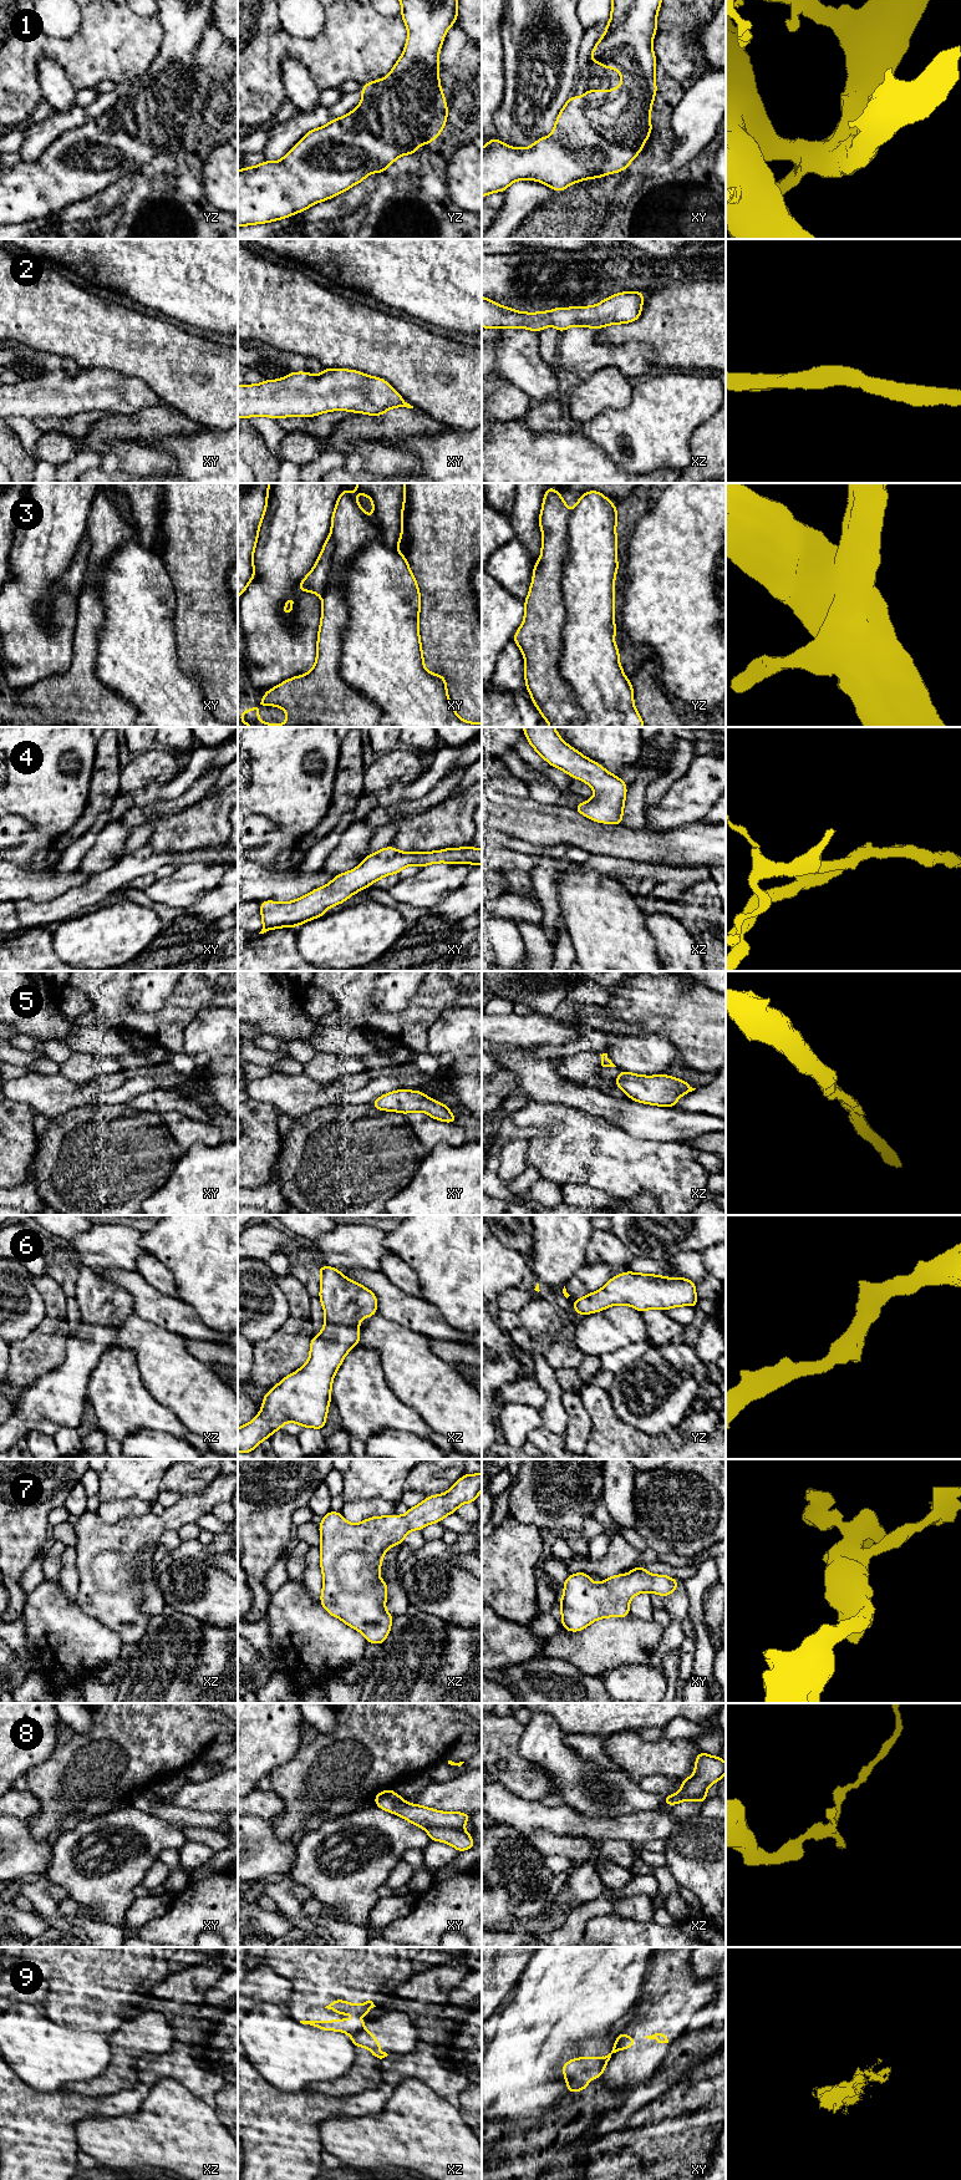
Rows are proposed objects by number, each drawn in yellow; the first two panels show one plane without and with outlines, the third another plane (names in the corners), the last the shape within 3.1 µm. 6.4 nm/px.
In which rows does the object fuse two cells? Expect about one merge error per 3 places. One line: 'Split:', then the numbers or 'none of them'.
Split: 3, 8, 9

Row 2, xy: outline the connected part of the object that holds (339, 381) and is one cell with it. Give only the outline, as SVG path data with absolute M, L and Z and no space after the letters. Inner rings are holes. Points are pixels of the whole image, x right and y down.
M324 369L319 376L290 372L280 380L238 385L238 417L312 417L344 410L382 416L395 407L413 408L380 377L345 369Z

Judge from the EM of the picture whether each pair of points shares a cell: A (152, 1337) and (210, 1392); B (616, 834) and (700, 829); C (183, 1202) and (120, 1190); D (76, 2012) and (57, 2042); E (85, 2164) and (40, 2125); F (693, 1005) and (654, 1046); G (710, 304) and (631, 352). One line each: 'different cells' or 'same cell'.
A: same cell
B: same cell
C: different cells
D: different cells
E: different cells
F: different cells
G: different cells

